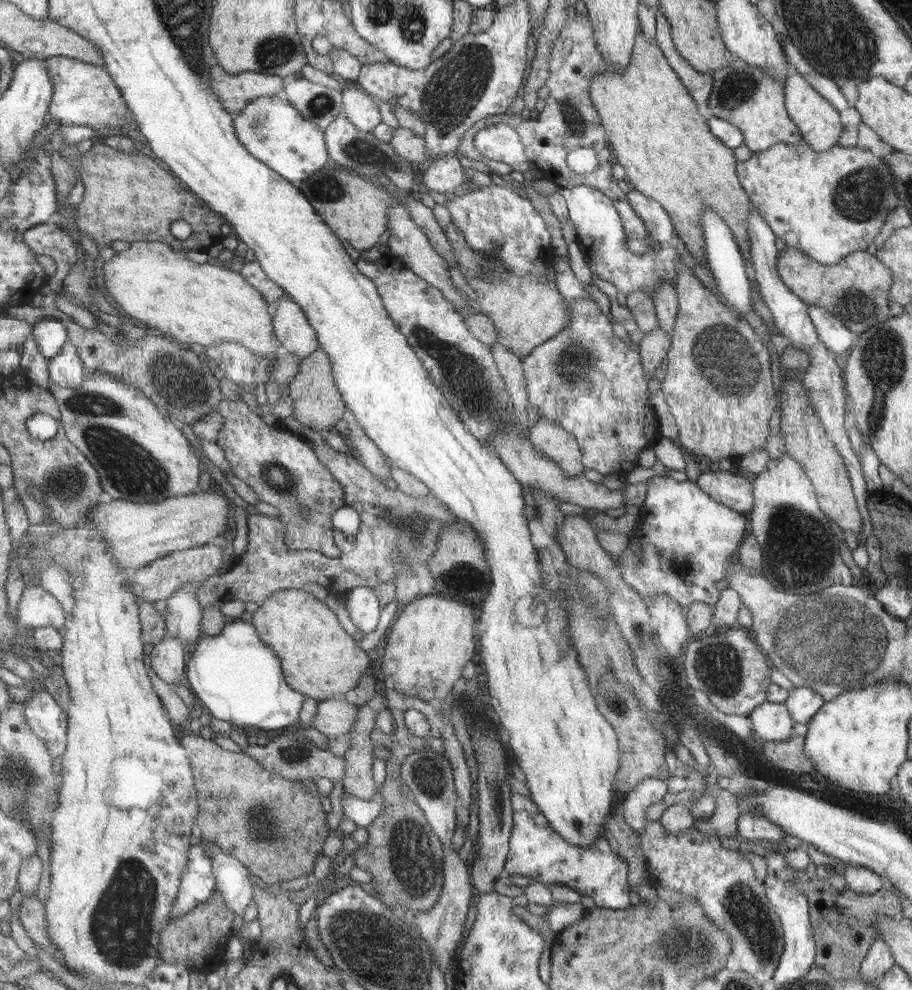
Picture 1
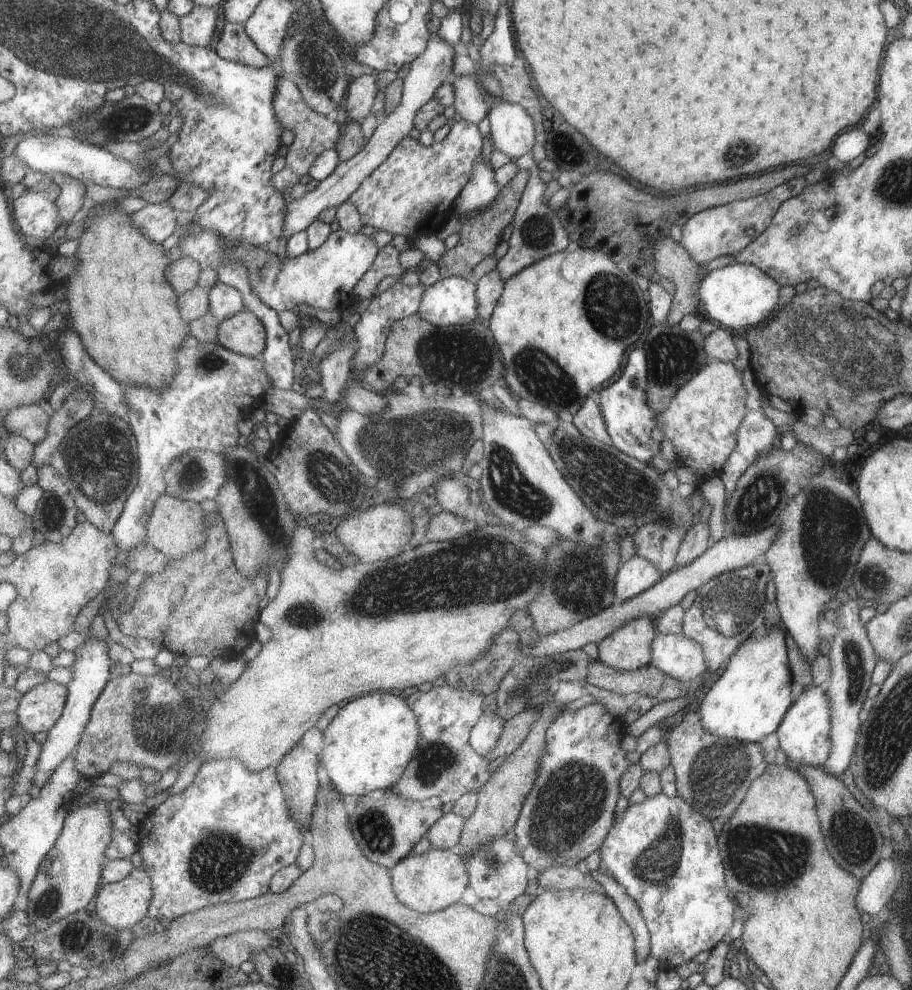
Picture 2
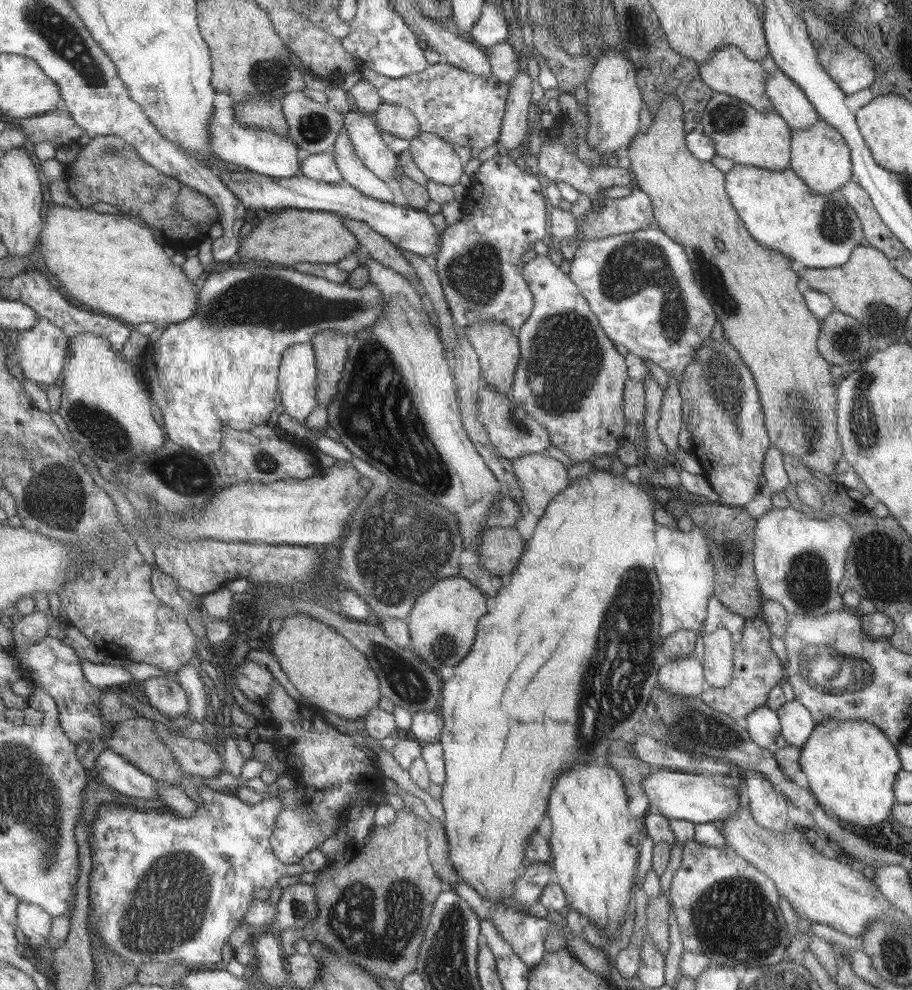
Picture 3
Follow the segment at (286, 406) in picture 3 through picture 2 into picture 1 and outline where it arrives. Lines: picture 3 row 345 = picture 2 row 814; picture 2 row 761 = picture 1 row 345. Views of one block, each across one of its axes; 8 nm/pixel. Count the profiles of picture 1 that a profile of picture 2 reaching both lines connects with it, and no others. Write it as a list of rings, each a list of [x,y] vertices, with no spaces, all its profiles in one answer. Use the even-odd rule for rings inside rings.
[[[285,296],[277,304],[271,304],[271,308],[275,314],[275,336],[287,352],[297,354],[301,360],[319,352],[319,332],[311,326],[303,306],[293,302],[291,296]]]

